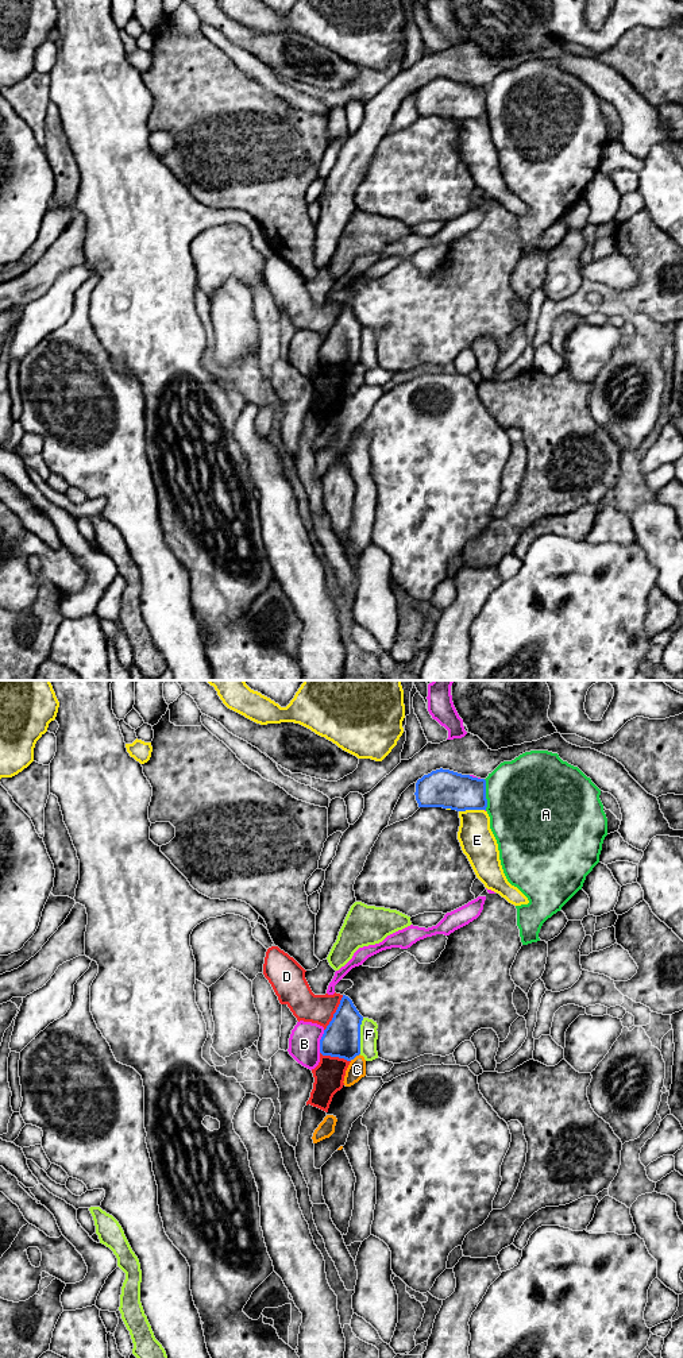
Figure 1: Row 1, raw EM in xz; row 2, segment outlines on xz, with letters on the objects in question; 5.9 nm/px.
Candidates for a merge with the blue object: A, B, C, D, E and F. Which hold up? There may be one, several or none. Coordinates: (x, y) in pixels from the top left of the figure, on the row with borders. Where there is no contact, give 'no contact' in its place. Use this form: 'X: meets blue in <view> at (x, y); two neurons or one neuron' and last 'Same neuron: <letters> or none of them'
A: meets blue in xz at (485, 794); two neurons
B: meets blue in xz at (320, 1041); two neurons
C: meets blue in xz at (354, 1057); two neurons
D: meets blue in xz at (335, 1013); two neurons
E: meets blue in xz at (471, 809); two neurons
F: meets blue in xz at (359, 1036); two neurons
Same neuron: none of them

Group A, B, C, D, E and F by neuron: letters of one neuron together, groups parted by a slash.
A / B / C F / D / E

